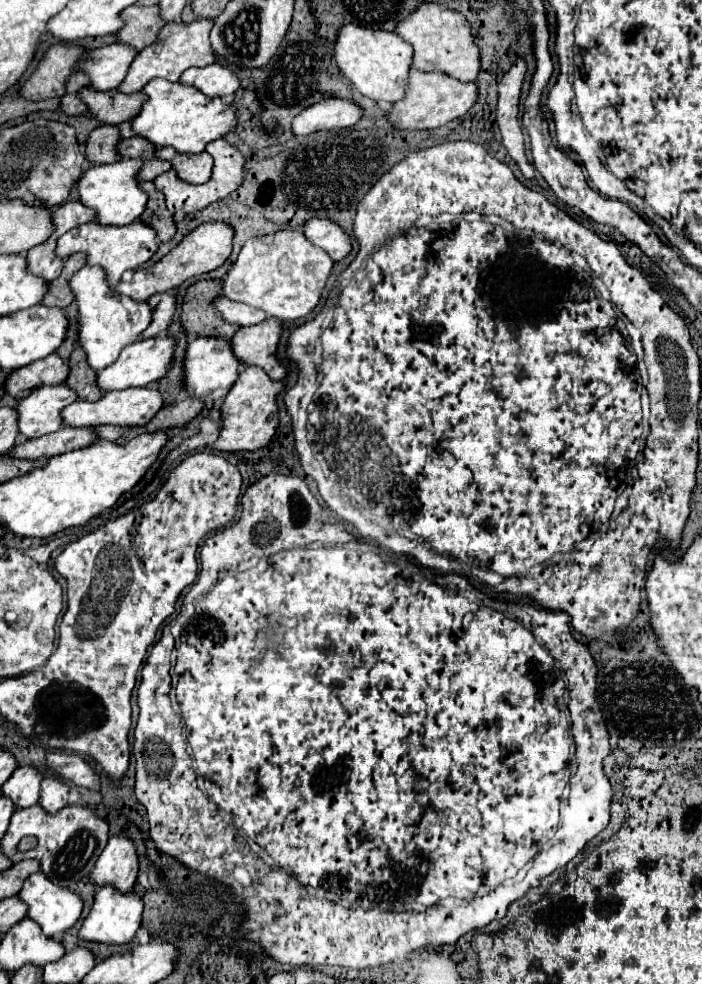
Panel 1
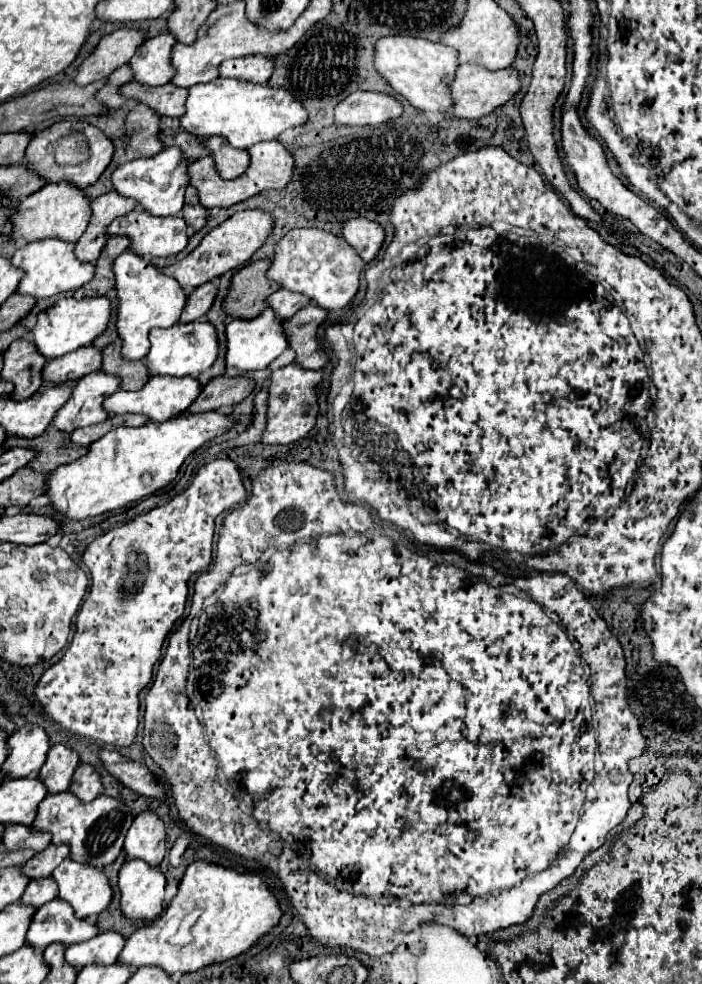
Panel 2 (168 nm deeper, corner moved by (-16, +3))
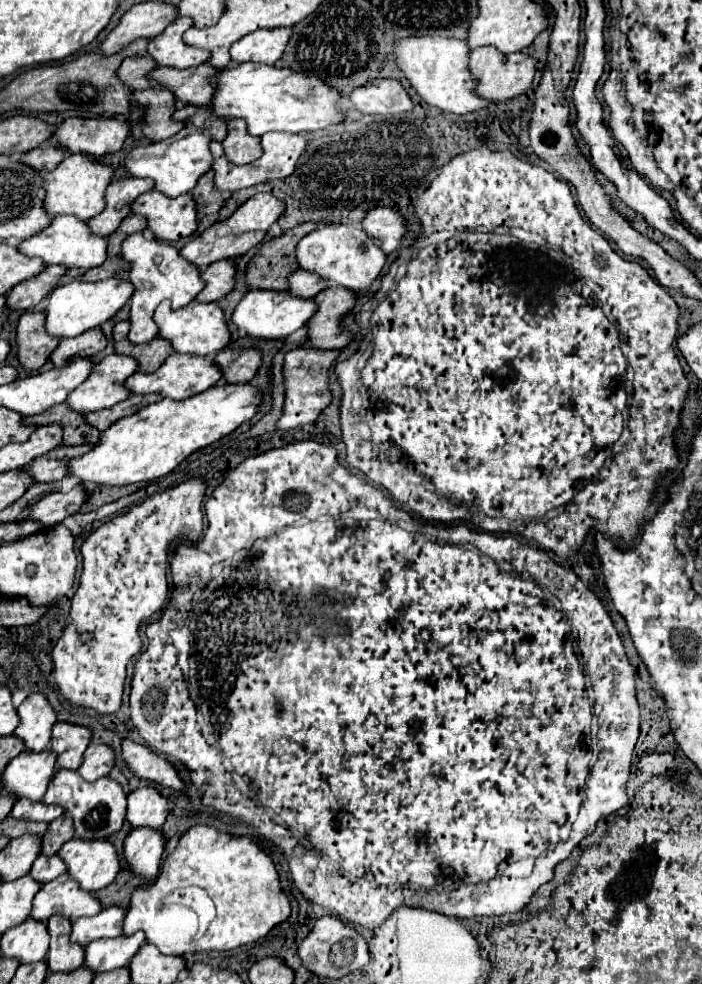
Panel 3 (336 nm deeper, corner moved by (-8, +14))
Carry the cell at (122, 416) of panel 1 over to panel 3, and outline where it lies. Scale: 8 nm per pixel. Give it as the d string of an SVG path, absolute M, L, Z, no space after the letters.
M172 354L164 360L164 364L156 372L152 372L152 374L132 374L130 378L126 378L124 386L130 390L130 394L162 394L162 398L172 398L172 400L180 402L180 400L186 400L194 394L208 390L220 378L222 378L220 370L208 358Z

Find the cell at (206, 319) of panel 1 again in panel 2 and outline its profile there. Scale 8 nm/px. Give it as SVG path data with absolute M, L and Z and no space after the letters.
M270 259L254 261L250 265L242 267L234 275L232 285L230 285L230 293L224 301L224 309L226 309L228 315L256 317L268 307L266 299L276 289L280 289L280 285L276 285L274 281L268 281L264 277L270 263L272 263Z

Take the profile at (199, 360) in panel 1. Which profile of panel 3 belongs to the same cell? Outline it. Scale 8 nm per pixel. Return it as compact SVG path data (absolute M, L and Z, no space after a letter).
M250 290L240 304L232 312L232 324L244 332L248 338L254 340L282 340L302 328L308 318L314 314L312 300L292 298L288 292L276 292L276 290Z

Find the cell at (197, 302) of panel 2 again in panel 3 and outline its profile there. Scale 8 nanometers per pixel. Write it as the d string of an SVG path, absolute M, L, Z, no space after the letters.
M220 260L202 272L204 290L194 298L196 302L216 302L234 286L234 260Z

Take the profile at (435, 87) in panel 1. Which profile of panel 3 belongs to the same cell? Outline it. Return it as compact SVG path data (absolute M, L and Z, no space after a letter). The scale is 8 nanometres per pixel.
M482 46L476 50L470 50L468 54L470 58L470 72L476 80L476 94L490 100L490 102L504 102L510 100L522 92L526 92L532 84L534 72L536 72L536 62L522 52L514 52L514 54L500 54L494 46Z

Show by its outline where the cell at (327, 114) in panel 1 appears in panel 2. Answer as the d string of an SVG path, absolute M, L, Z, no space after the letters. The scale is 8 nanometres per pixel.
M350 93L336 105L334 123L338 125L382 125L404 113L402 103L386 93Z

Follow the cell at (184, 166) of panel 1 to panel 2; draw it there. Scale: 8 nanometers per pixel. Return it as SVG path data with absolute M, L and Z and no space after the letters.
M226 141L218 149L214 149L212 155L216 159L216 169L220 177L224 179L236 179L248 169L248 161L250 161L248 151L232 149Z

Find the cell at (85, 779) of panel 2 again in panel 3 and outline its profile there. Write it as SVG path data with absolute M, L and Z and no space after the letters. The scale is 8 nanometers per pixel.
M90 744L84 752L82 766L76 770L86 782L94 782L106 776L114 768L114 752L104 744Z

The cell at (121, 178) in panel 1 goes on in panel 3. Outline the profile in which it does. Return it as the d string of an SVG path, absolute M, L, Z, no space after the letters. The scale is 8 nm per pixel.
M184 126L172 138L132 148L126 154L124 168L126 168L128 176L132 176L132 178L152 178L154 188L158 192L166 194L168 198L176 198L180 194L190 192L196 186L196 180L204 172L210 170L210 164L212 164L212 156L208 150L210 142L212 142L212 138L210 138L208 130L202 130L196 126Z

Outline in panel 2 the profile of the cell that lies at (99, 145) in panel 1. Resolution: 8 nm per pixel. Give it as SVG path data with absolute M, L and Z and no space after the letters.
M136 105L126 117L126 131L132 133L130 149L140 157L152 157L164 149L158 139L160 133L160 113L152 111L148 105Z

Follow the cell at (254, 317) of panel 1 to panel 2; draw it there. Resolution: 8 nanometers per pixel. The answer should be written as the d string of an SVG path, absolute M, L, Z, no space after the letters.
M278 289L276 293L272 293L268 297L268 305L282 317L288 319L292 315L296 315L296 311L300 311L302 307L306 307L310 301L308 297L304 297L304 293L292 293L288 289Z

